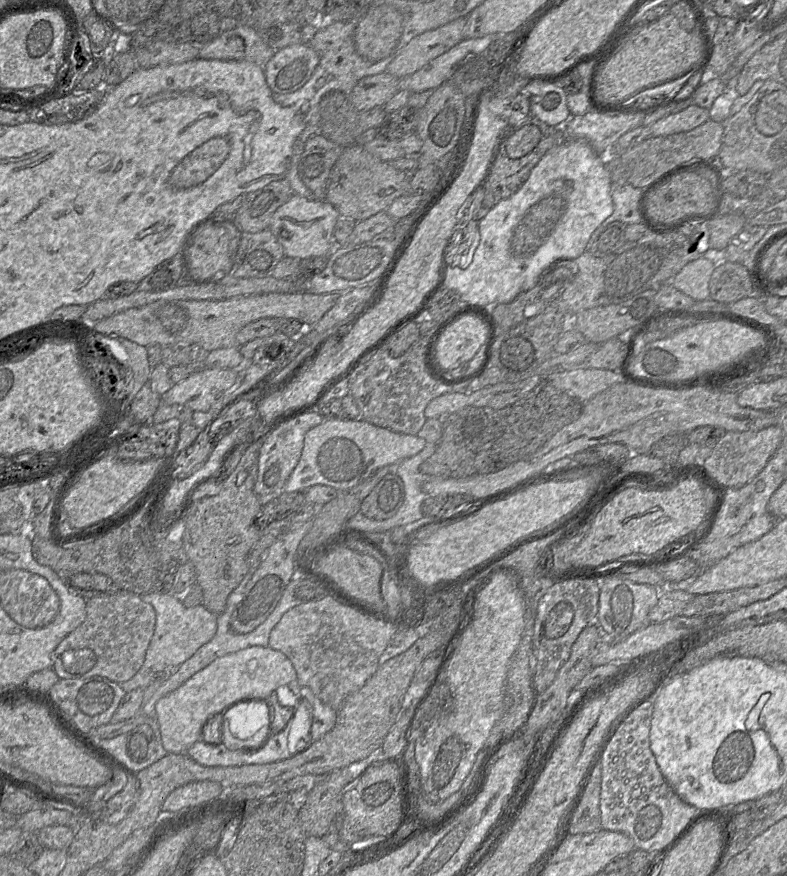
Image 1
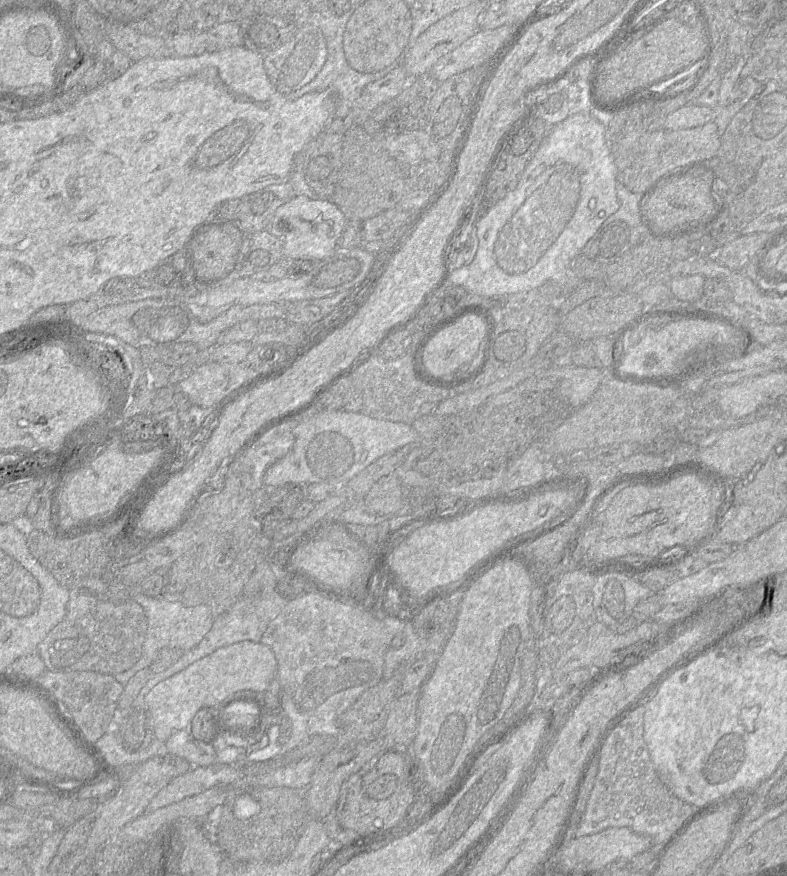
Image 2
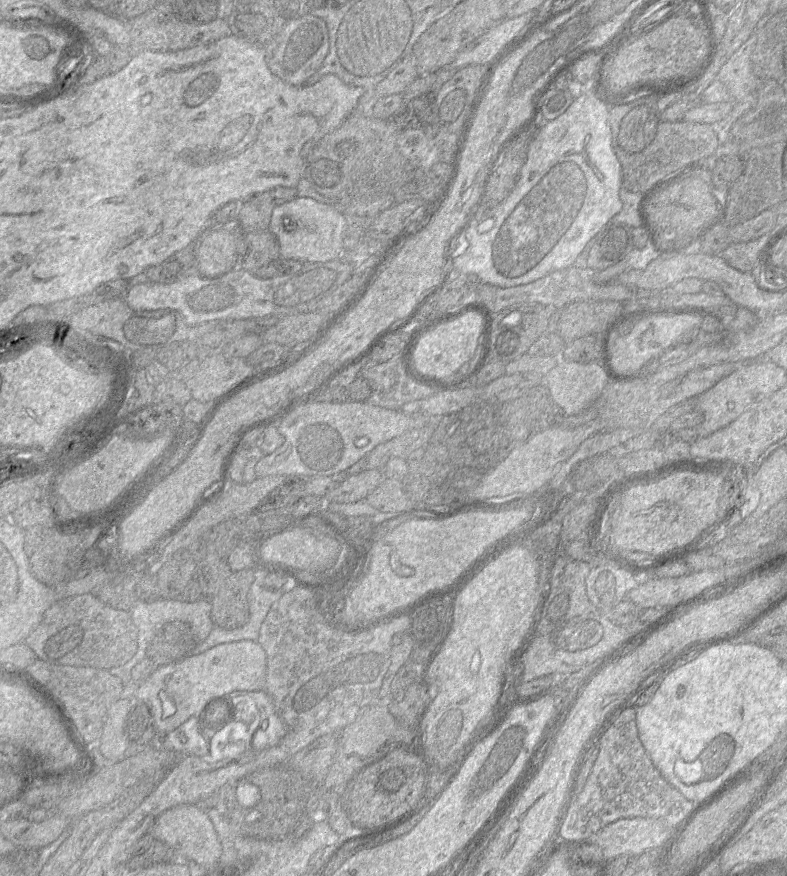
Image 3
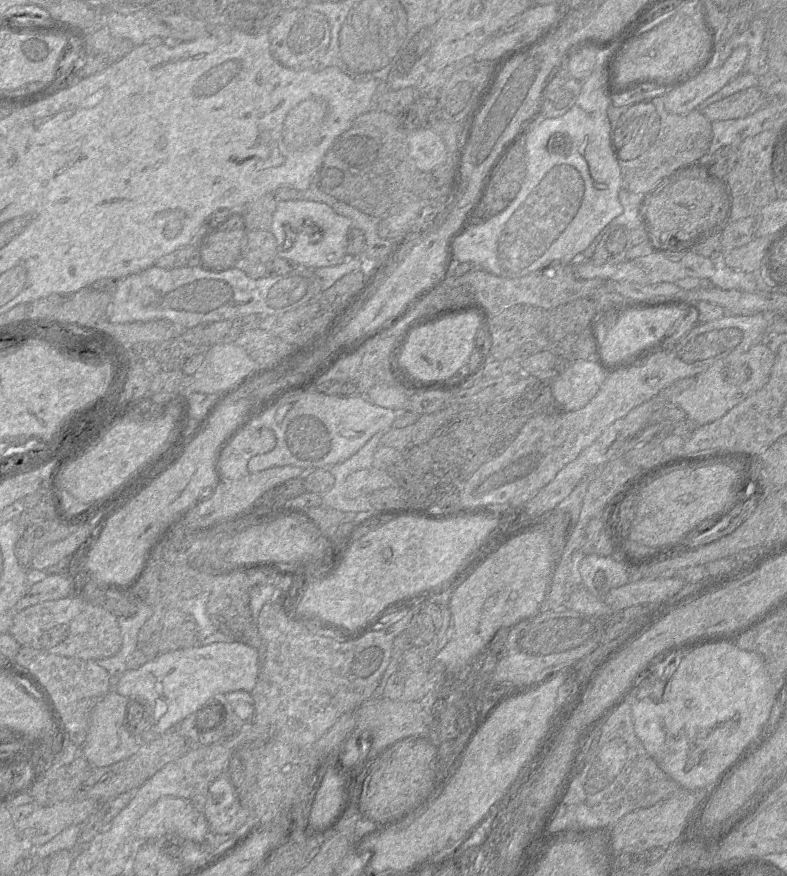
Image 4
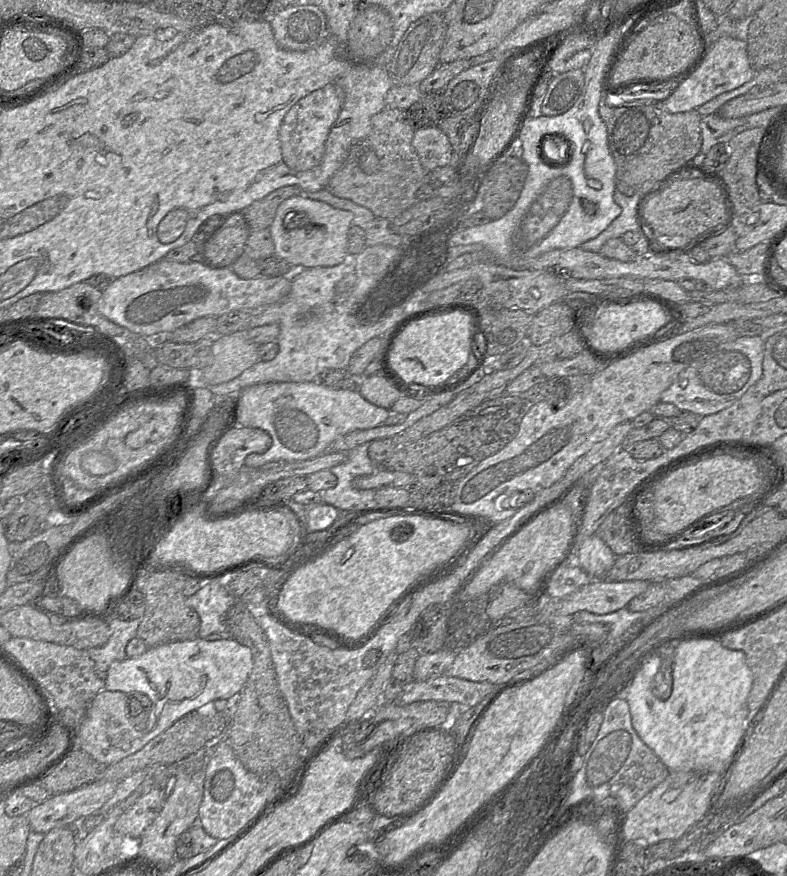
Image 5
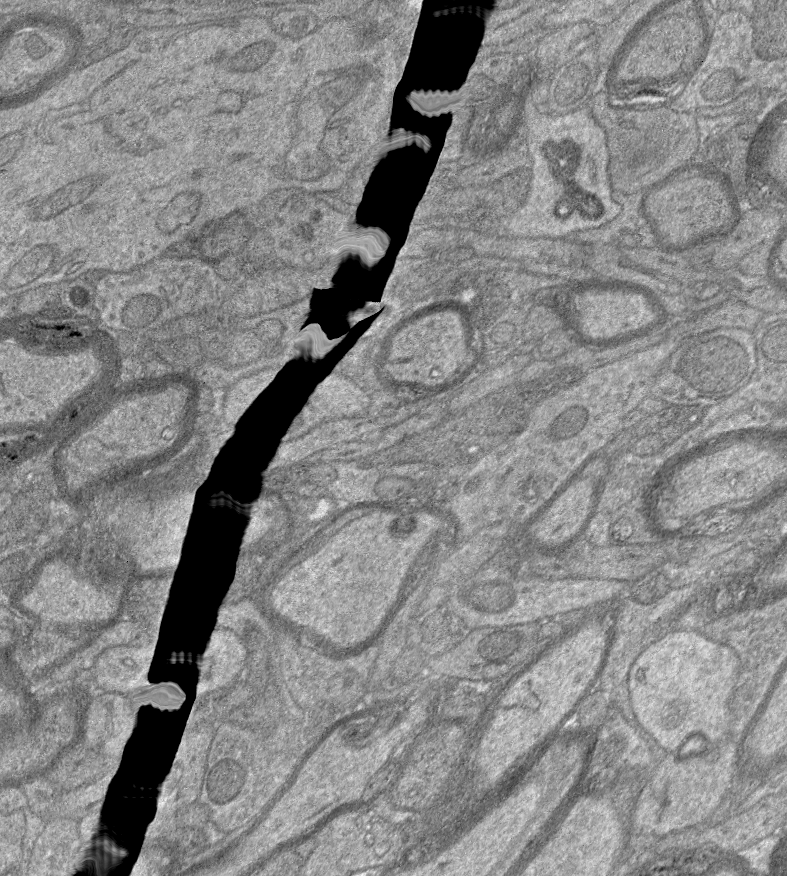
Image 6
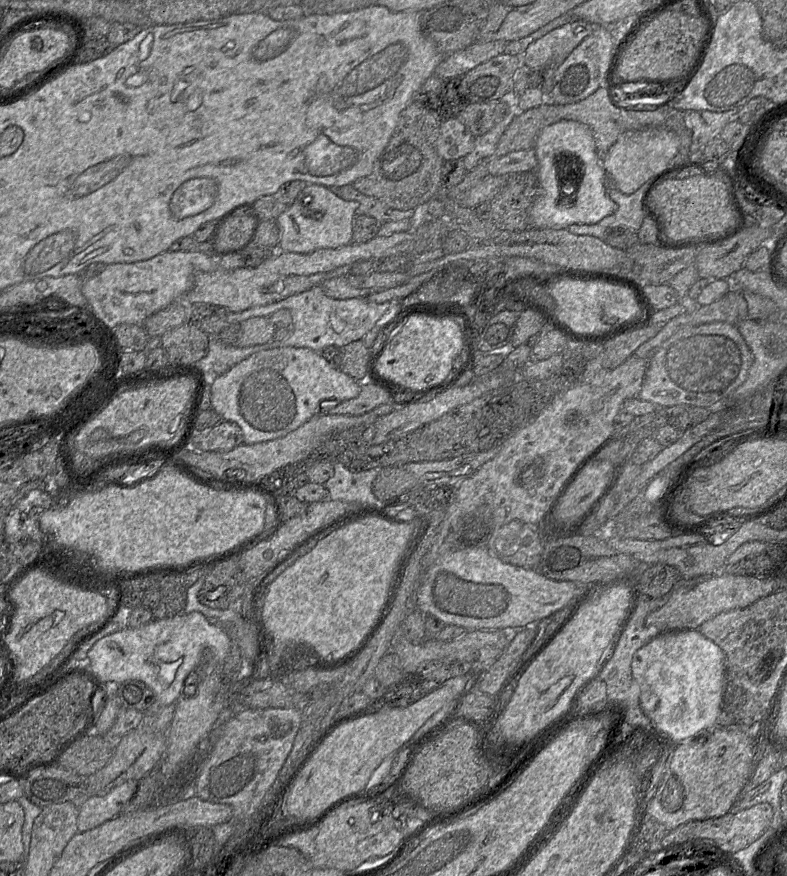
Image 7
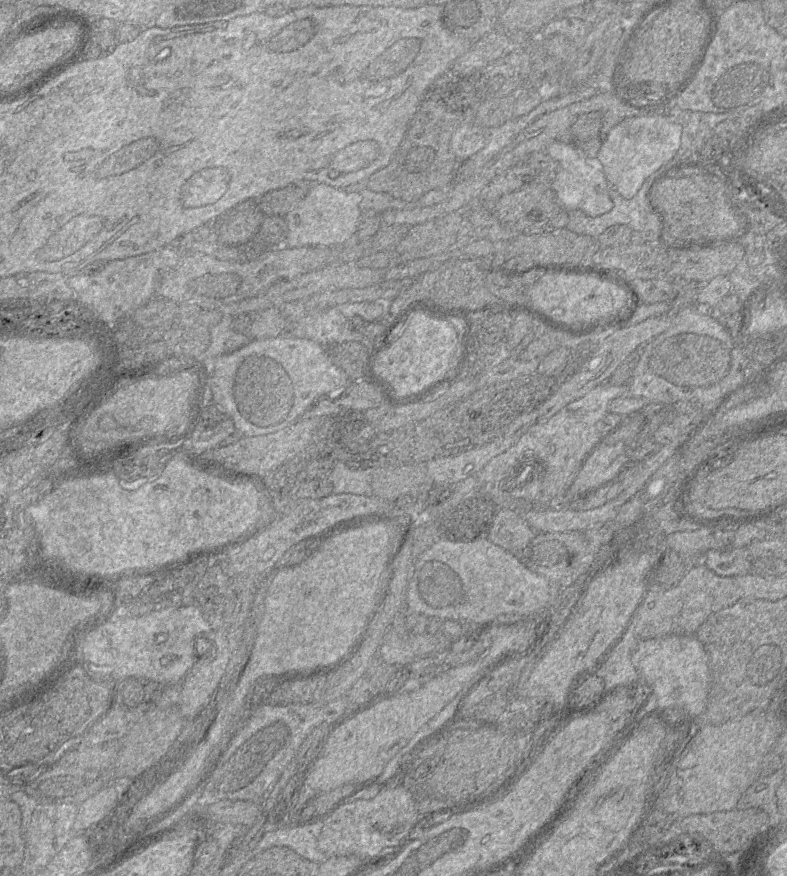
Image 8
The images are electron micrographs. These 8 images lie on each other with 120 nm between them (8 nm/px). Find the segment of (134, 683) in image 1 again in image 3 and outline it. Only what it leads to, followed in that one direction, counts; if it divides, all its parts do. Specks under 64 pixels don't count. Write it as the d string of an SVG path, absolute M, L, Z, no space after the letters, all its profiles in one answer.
M201 597L194 602L185 602L176 599L164 598L160 598L152 602L145 602L137 599L129 613L134 625L137 628L137 651L134 656L125 664L108 670L112 675L120 678L124 685L128 684L129 682L133 682L131 679L132 668L146 657L146 650L154 637L156 629L161 627L163 624L172 621L182 621L189 624L195 636L196 645L207 638L214 626L211 619L211 602L204 597Z

